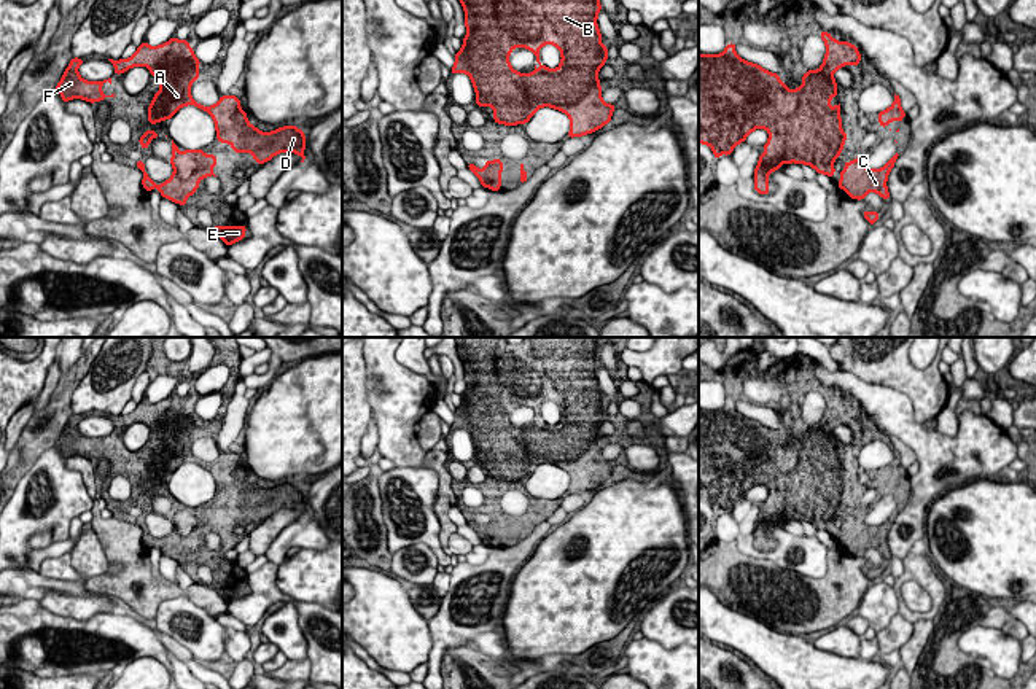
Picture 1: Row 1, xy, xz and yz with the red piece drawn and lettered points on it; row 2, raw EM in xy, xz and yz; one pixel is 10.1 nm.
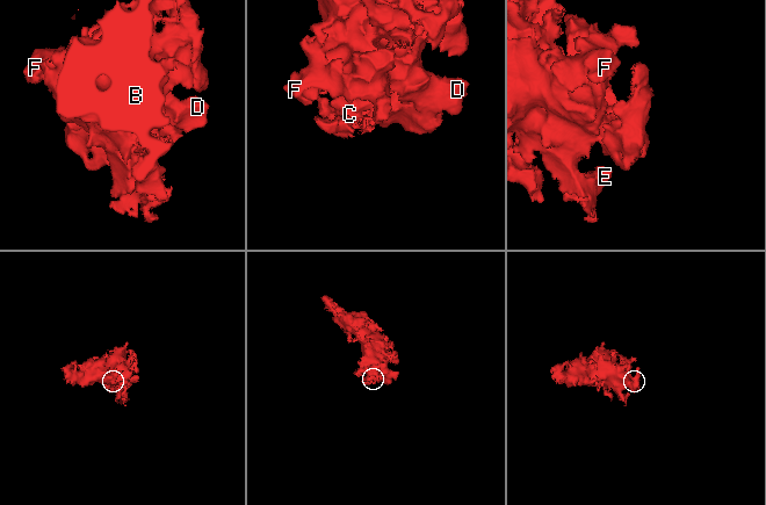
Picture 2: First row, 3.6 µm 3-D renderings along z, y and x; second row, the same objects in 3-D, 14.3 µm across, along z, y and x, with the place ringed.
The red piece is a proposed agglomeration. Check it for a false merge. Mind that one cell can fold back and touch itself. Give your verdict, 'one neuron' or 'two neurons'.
one neuron

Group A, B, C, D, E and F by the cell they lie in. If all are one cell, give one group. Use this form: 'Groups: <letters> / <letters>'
Groups: A B C D E F

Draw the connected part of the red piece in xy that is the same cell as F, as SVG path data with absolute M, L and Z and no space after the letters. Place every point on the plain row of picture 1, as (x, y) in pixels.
M73 414L65 425L62 436L57 439L56 447L60 450L62 457L67 460L73 455L83 455L86 458L102 458L107 453L115 453L115 450L107 452L102 449L102 441L110 439L111 434L103 438L88 438L83 436L78 430L78 423L84 418L84 415Z

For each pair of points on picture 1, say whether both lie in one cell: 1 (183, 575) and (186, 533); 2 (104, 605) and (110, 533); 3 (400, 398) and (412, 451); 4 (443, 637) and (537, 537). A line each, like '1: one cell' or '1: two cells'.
1: two cells
2: two cells
3: one cell
4: one cell

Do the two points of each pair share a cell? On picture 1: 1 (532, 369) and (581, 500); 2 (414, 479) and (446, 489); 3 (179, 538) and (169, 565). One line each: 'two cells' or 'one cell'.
1: two cells
2: two cells
3: two cells

